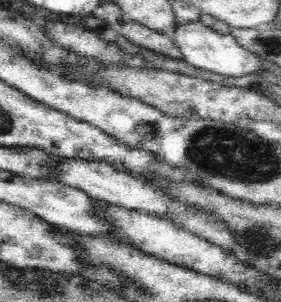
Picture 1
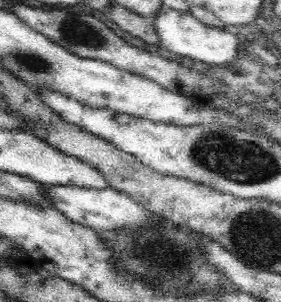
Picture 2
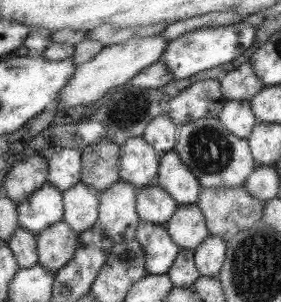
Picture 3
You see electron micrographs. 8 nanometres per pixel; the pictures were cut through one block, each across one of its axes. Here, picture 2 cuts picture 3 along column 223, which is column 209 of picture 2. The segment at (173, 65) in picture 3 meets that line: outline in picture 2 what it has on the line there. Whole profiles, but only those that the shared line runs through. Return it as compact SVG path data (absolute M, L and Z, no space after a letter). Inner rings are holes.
M162 2L158 14L154 16L154 28L158 34L160 48L170 50L174 54L188 56L188 58L194 58L194 60L200 60L206 64L226 64L226 62L236 60L236 48L238 48L236 36L228 34L224 28L220 30L220 28L214 28L214 26L200 22L190 12L182 14L182 12L178 12L178 10L174 10Z

